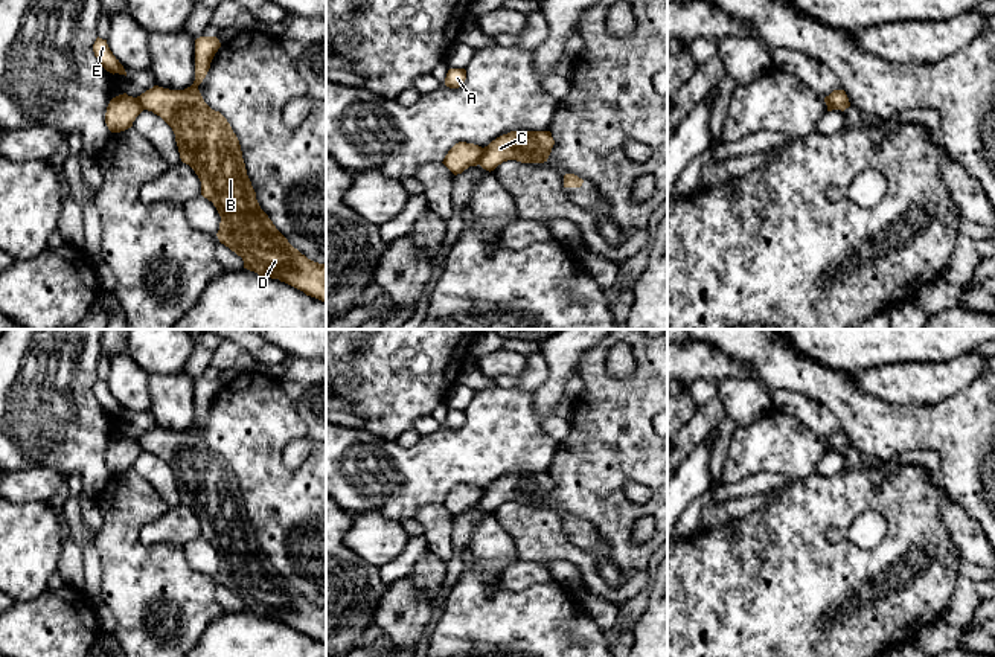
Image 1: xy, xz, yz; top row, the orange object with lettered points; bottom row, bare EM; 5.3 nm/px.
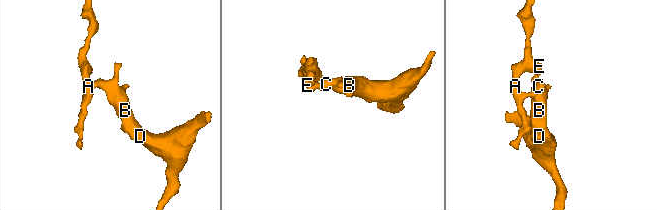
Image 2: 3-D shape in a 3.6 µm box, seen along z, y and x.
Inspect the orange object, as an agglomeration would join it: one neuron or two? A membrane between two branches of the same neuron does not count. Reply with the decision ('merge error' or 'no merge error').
merge error

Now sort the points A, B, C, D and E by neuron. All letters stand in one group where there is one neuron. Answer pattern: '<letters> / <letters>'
A E / B C D

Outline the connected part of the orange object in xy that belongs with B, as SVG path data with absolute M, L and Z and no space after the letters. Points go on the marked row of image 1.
M216 37L197 38L194 84L184 90L154 85L136 99L143 110L160 116L172 128L181 162L195 171L201 181L201 195L213 203L221 216L216 233L219 242L242 258L244 268L262 277L279 279L326 303L326 264L314 262L294 248L261 209L236 134L227 119L204 102L198 90L219 47Z

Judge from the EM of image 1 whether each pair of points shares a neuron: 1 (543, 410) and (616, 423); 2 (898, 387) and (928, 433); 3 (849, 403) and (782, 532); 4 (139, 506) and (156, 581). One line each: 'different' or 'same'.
1: different
2: different
3: different
4: same

